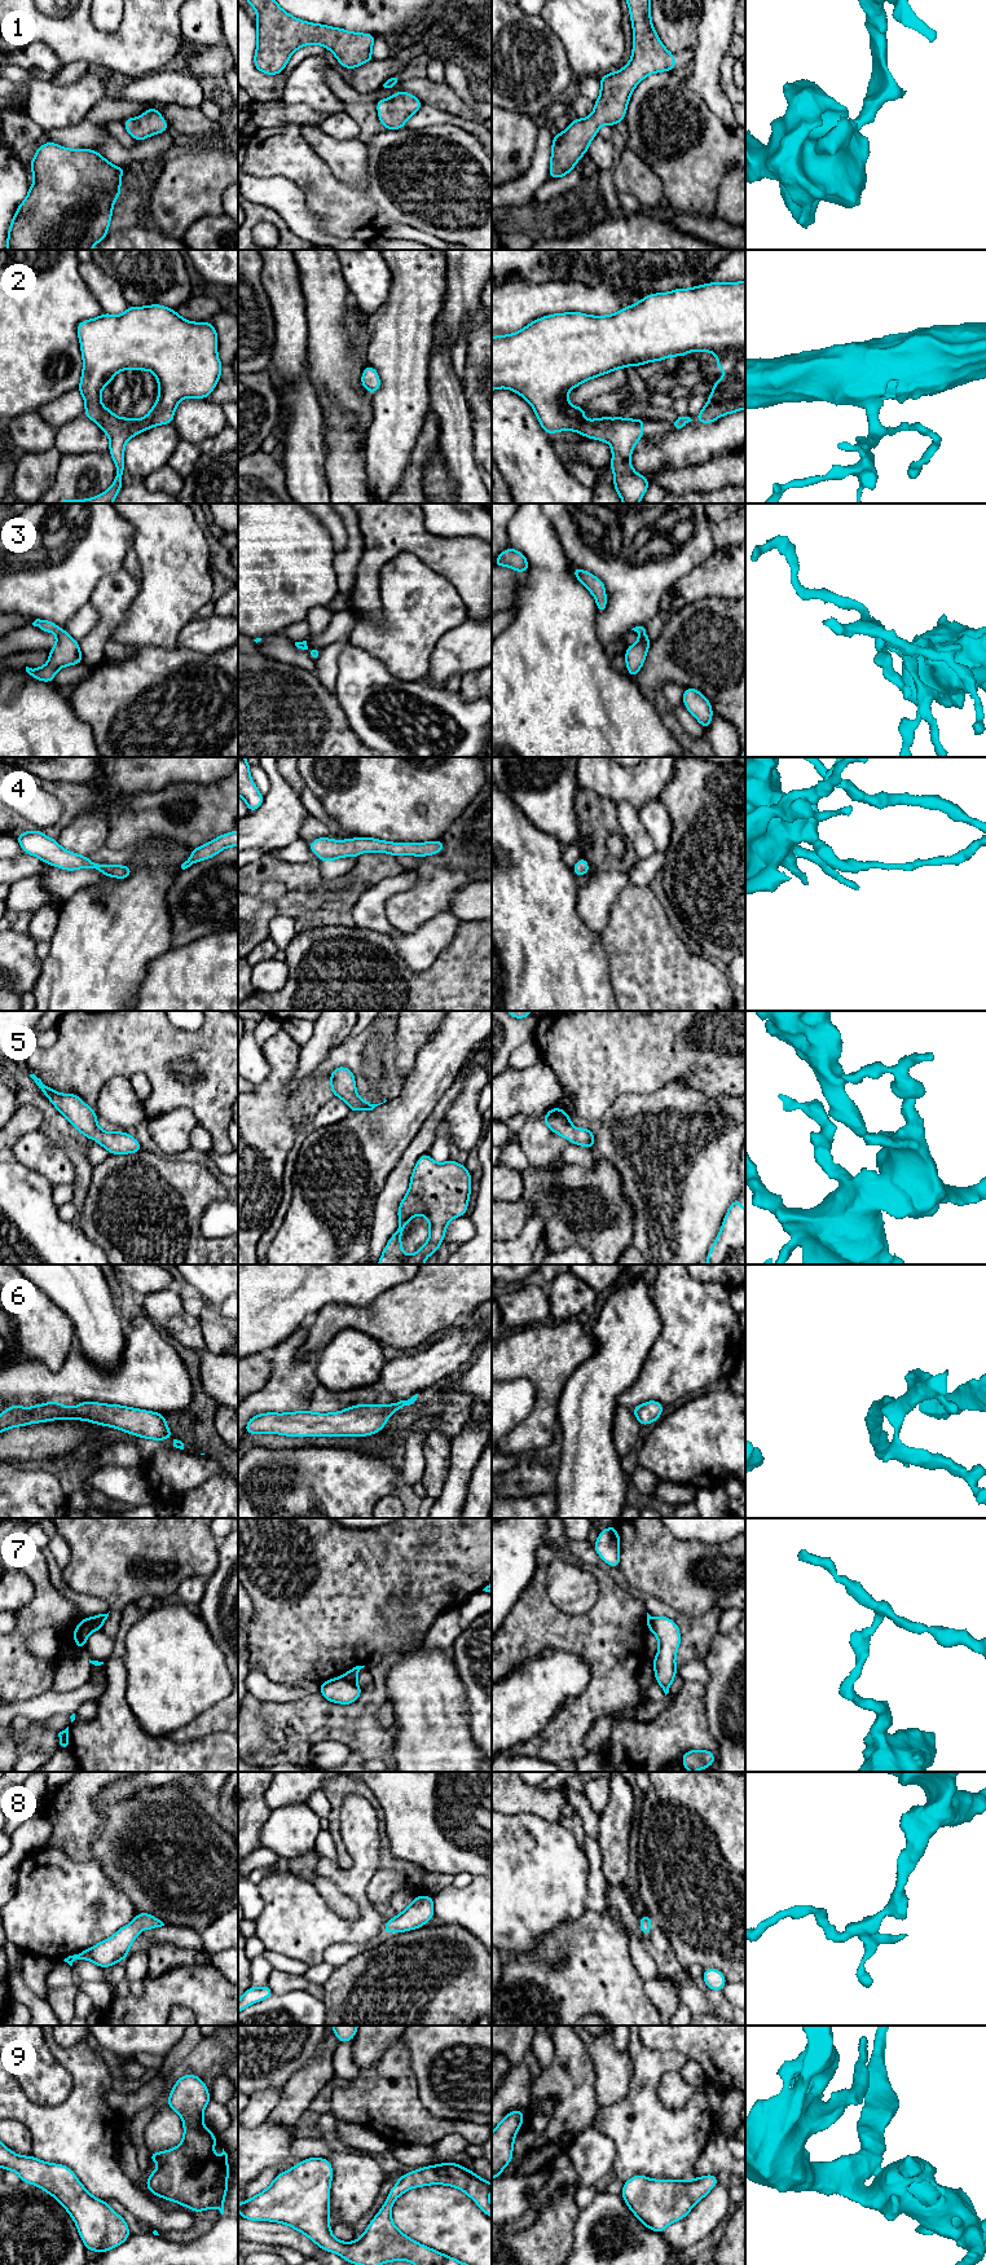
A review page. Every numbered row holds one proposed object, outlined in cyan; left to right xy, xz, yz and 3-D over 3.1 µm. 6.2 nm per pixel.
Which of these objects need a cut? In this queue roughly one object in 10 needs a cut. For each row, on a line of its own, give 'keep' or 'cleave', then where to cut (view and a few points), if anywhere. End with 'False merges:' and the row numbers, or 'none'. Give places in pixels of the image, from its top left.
1: keep | no cut
2: keep | no cut
3: keep | no cut
4: keep | no cut
5: keep | no cut
6: keep | no cut
7: cleave | xz (342, 1676), (355, 1683)
8: keep | no cut
9: keep | no cut
False merges: 7

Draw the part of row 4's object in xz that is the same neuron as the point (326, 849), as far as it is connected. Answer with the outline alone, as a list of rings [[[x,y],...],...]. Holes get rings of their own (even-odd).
[[[320,837],[308,843],[309,849],[322,861],[335,861],[340,857],[357,857],[365,852],[389,853],[399,856],[426,857],[444,850],[445,845],[441,840],[428,843],[389,843],[373,837],[356,837],[347,840],[333,840]]]

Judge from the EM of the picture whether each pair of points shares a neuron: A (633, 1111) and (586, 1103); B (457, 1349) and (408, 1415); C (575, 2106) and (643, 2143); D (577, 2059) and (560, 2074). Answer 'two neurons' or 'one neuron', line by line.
A: two neurons
B: two neurons
C: two neurons
D: one neuron

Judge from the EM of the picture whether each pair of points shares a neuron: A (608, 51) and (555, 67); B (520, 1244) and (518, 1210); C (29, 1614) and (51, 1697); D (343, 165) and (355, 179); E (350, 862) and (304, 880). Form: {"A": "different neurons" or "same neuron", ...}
{"A": "different neurons", "B": "different neurons", "C": "different neurons", "D": "same neuron", "E": "different neurons"}

